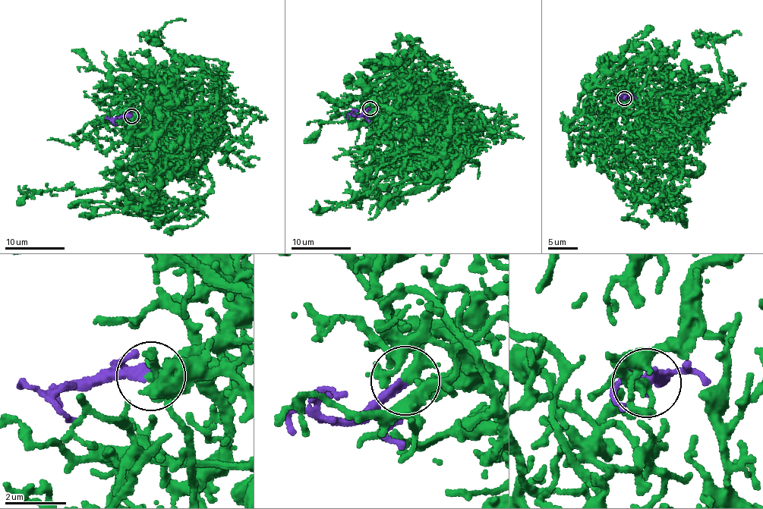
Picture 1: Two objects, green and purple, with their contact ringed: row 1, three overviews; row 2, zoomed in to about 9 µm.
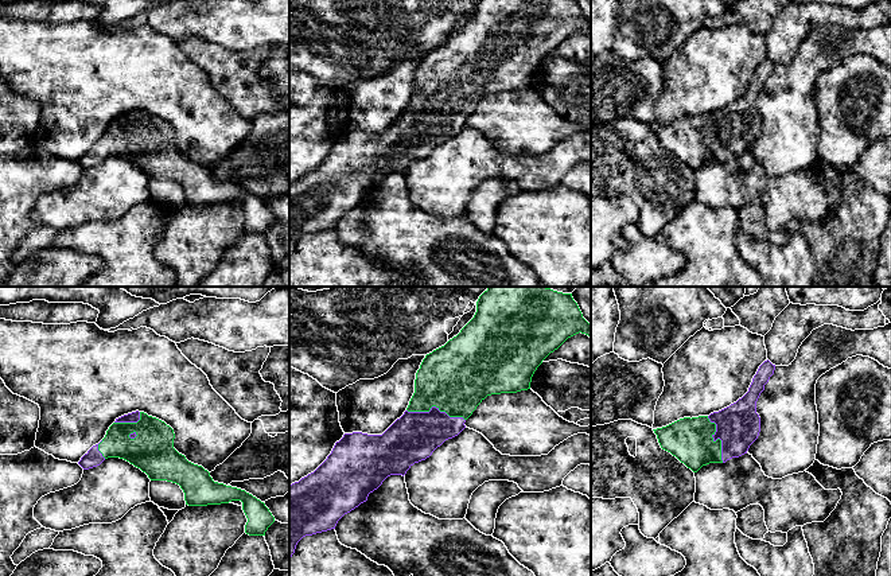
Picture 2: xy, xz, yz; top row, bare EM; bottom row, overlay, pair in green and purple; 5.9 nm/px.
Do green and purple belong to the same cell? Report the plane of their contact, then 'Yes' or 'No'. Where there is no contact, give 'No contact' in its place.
Touches green in xz. Yes

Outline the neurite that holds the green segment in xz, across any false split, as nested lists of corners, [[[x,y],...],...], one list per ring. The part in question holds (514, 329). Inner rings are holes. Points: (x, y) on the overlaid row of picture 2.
[[[489,287],[476,301],[474,318],[456,336],[423,359],[416,373],[415,393],[404,415],[382,435],[345,433],[314,472],[289,486],[289,559],[303,537],[335,529],[338,521],[366,502],[388,476],[404,476],[415,463],[425,460],[446,440],[458,436],[487,396],[530,389],[532,377],[542,361],[579,332],[591,338],[591,324],[583,318],[572,293],[546,287]]]

